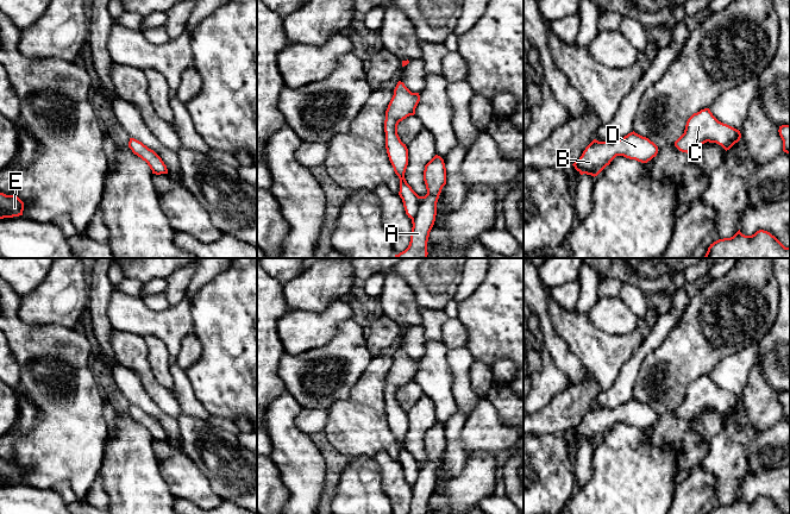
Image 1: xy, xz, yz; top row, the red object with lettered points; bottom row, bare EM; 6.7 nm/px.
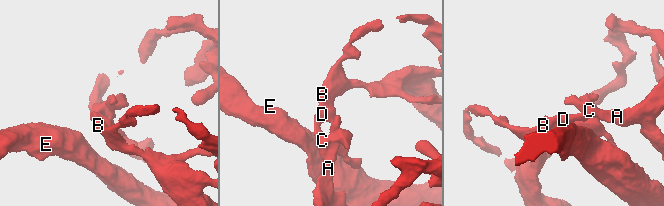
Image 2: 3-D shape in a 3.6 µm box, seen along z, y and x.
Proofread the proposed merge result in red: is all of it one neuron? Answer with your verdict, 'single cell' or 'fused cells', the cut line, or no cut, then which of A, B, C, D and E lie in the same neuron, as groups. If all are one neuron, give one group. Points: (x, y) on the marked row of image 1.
single cell | no cut | A B C D E

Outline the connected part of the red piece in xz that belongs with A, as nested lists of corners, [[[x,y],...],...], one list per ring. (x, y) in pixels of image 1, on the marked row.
[[[399,81],[385,111],[385,149],[394,171],[400,178],[399,195],[413,224],[408,247],[395,255],[395,258],[427,258],[427,242],[435,221],[437,202],[446,184],[445,163],[438,155],[425,165],[424,181],[427,189],[425,196],[419,196],[405,178],[408,149],[397,134],[397,125],[407,117],[415,114],[419,101],[419,93],[412,93],[403,82]]]

